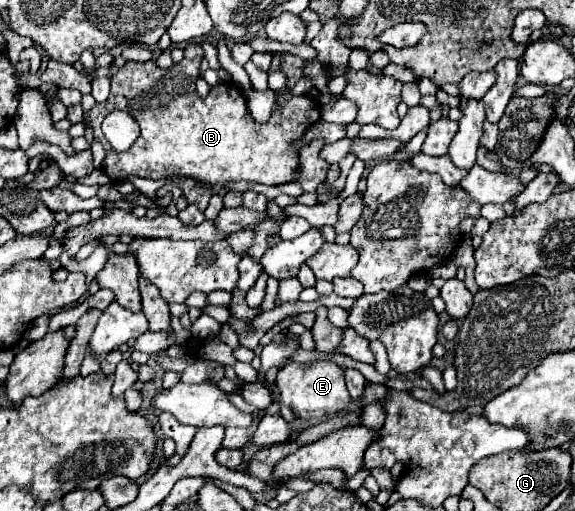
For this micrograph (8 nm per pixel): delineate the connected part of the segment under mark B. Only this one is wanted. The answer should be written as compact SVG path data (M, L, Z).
M190 43L184 47L184 59L170 69L158 67L152 59L146 63L128 61L112 77L108 101L104 107L97 103L84 122L92 126L95 138L102 143L102 119L114 109L128 109L140 125L140 137L128 151L118 155L110 145L104 145L106 159L102 161L102 171L118 183L132 175L148 179L186 175L208 185L224 185L228 181L280 185L292 181L298 167L298 151L292 149L292 141L300 139L320 119L320 105L298 95L282 109L274 107L268 125L260 125L250 117L246 101L234 85L218 85L210 89L206 99L196 93L200 61L202 47Z

